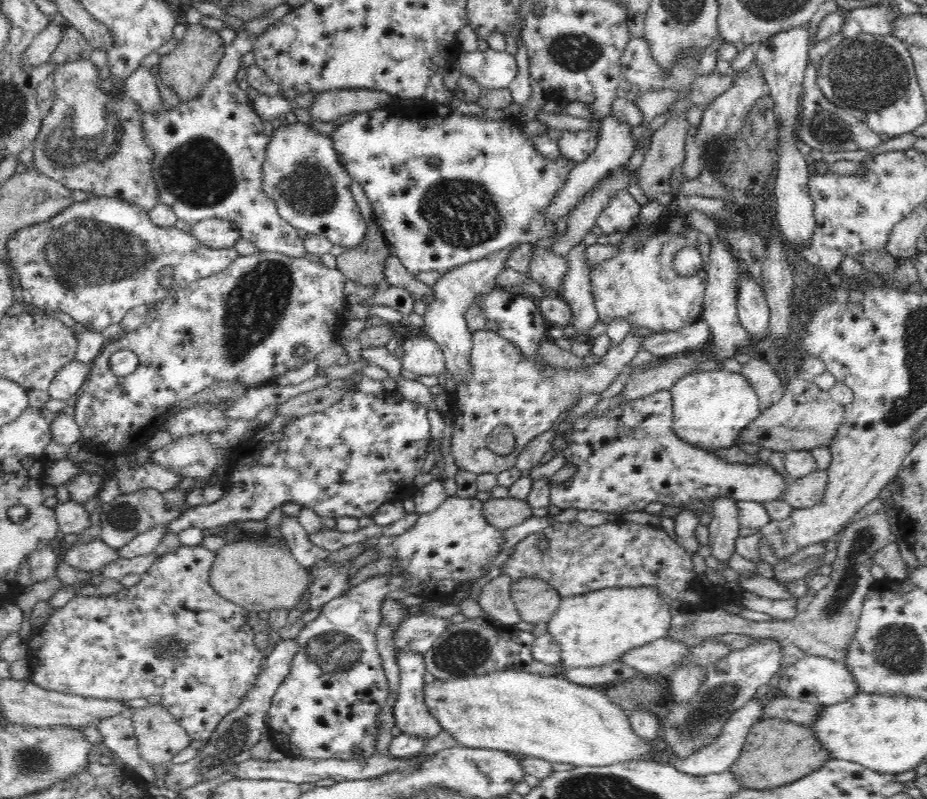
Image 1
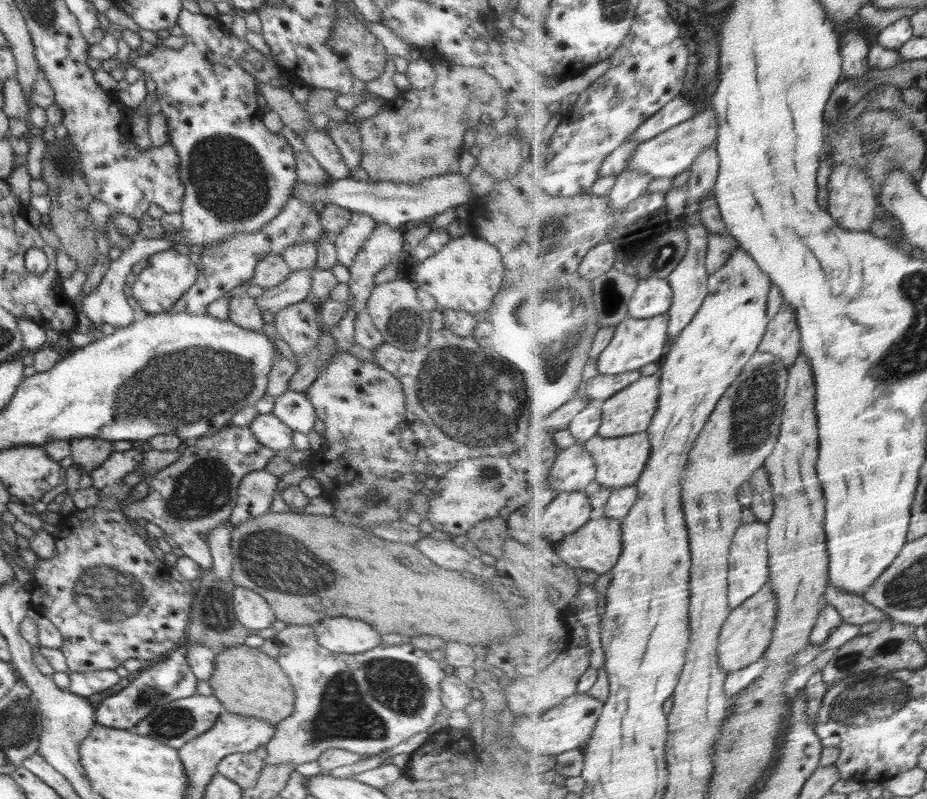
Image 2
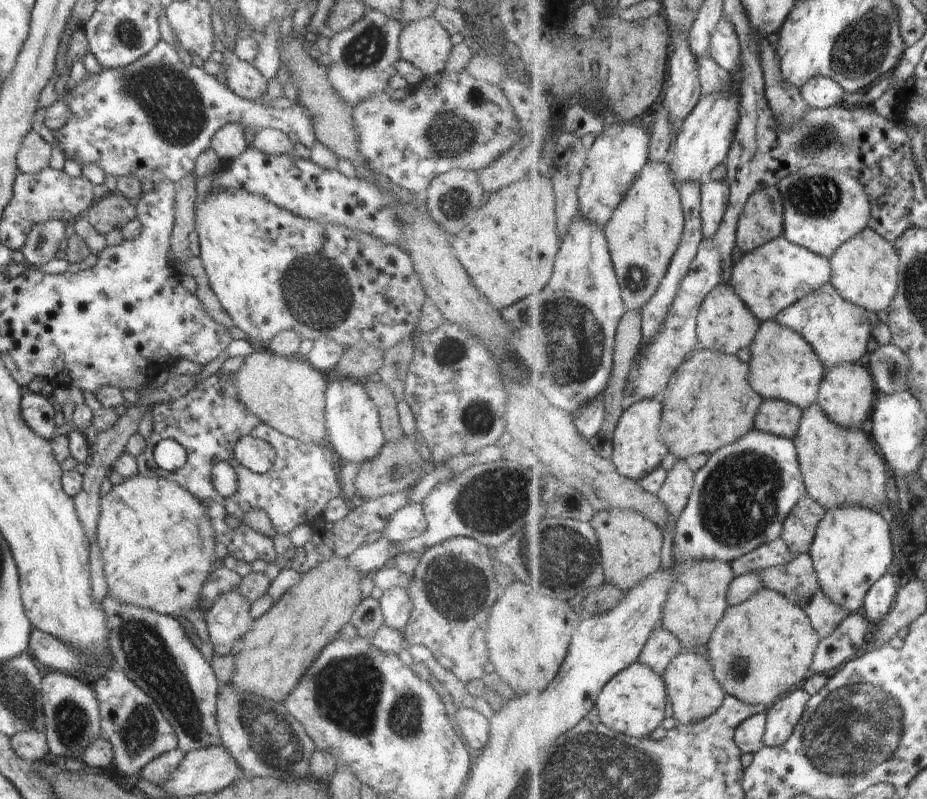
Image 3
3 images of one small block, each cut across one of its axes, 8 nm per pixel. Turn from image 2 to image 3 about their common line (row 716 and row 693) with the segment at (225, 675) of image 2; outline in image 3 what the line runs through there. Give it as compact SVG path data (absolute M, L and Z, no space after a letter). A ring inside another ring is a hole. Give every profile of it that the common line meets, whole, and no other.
M340 557L317 564L303 574L300 582L284 592L268 612L251 622L250 629L244 636L244 649L235 656L234 676L230 683L245 695L252 693L269 701L283 703L285 696L298 684L306 669L312 666L320 651L338 636L344 625L350 623L354 610L363 598L360 581L364 576L364 573L349 565L347 558Z

